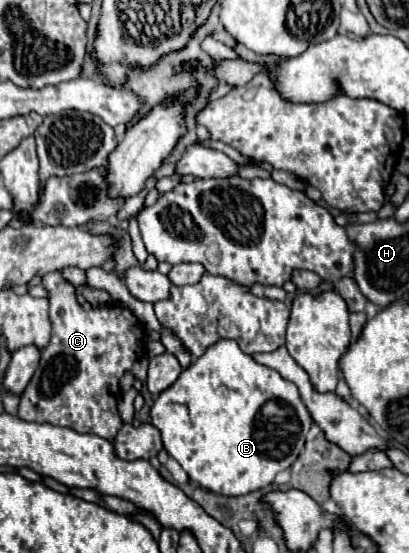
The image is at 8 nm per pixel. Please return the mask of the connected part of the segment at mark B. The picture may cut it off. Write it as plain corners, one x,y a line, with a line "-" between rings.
222,338
206,348
206,352
182,370
178,380
154,400
152,424
160,430
168,454
180,462
190,480
222,496
242,496
270,486
278,472
292,466
304,448
312,418
292,382
244,354
234,340

